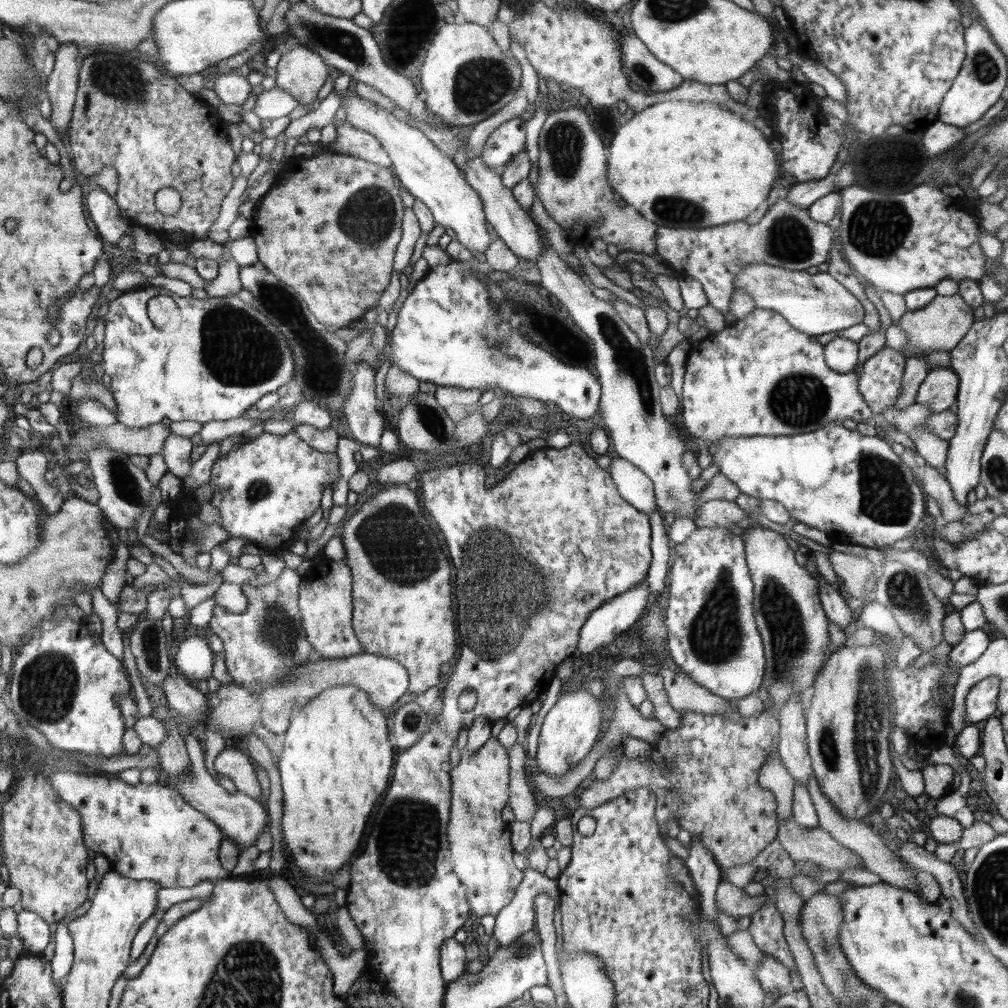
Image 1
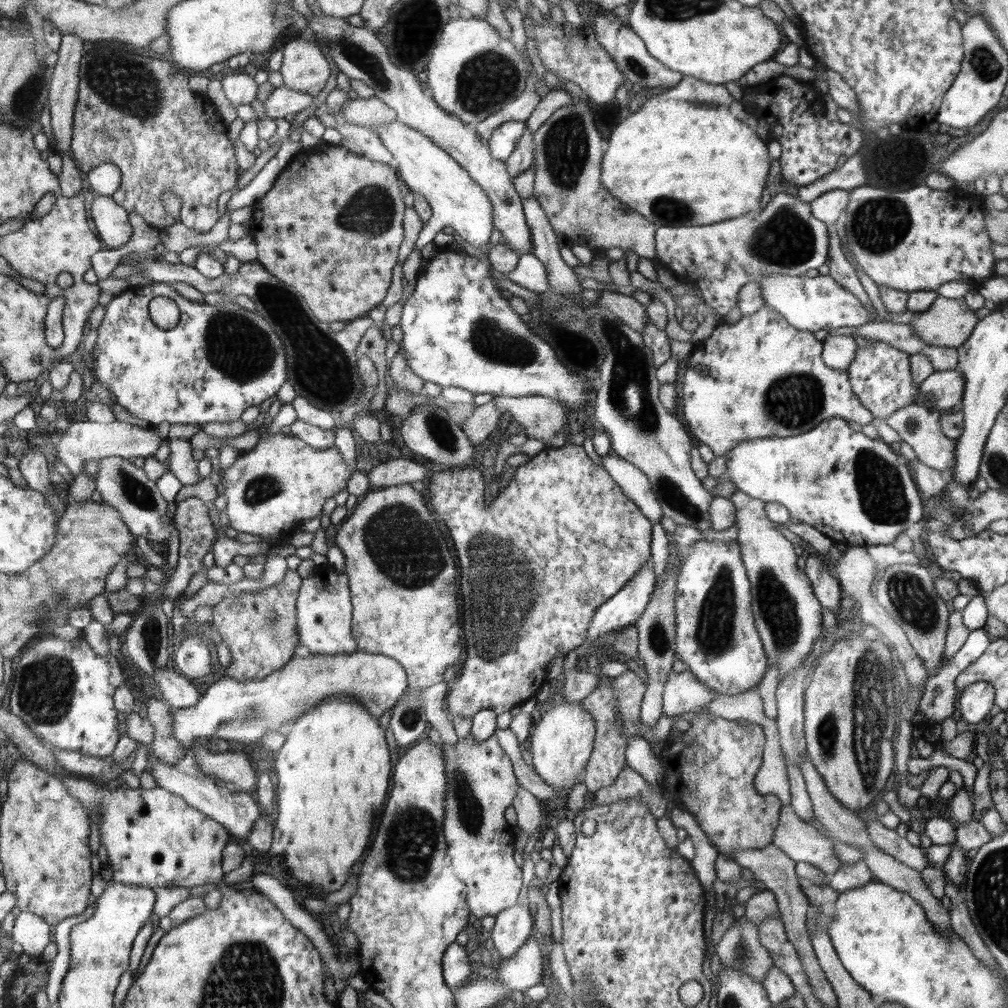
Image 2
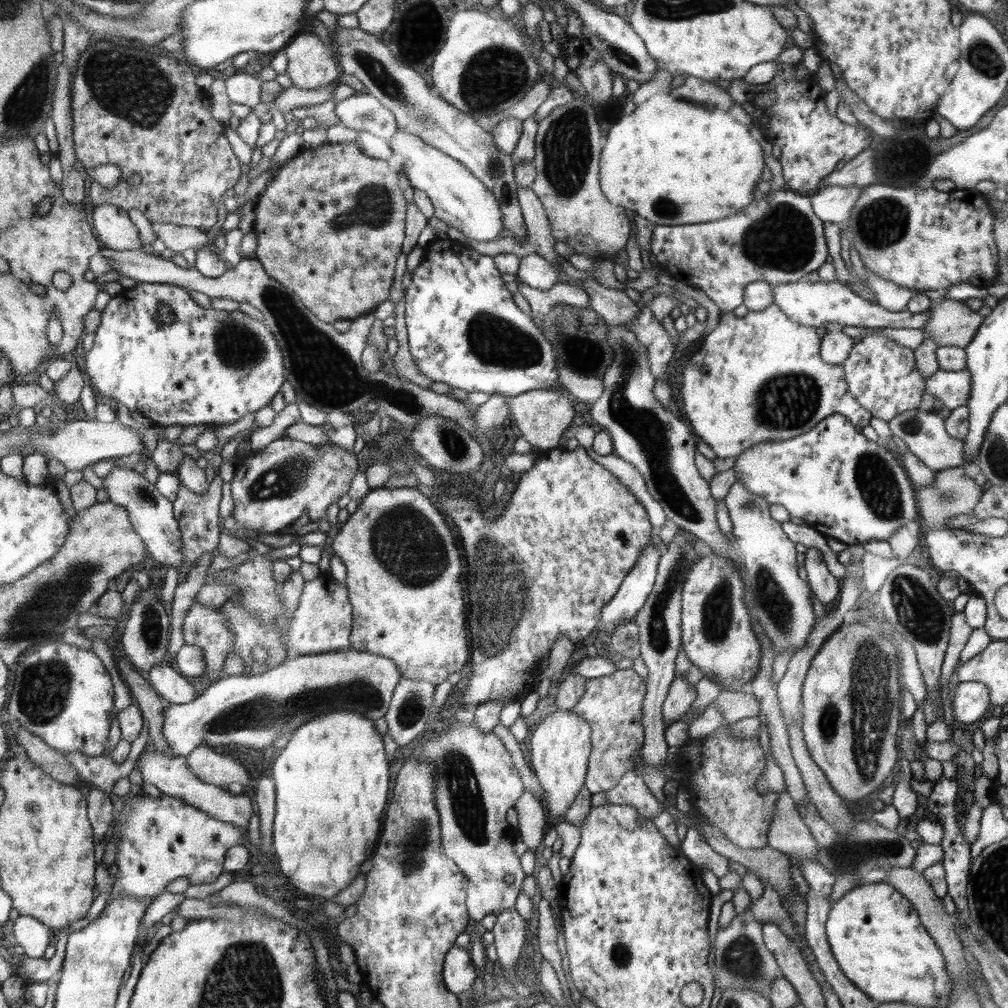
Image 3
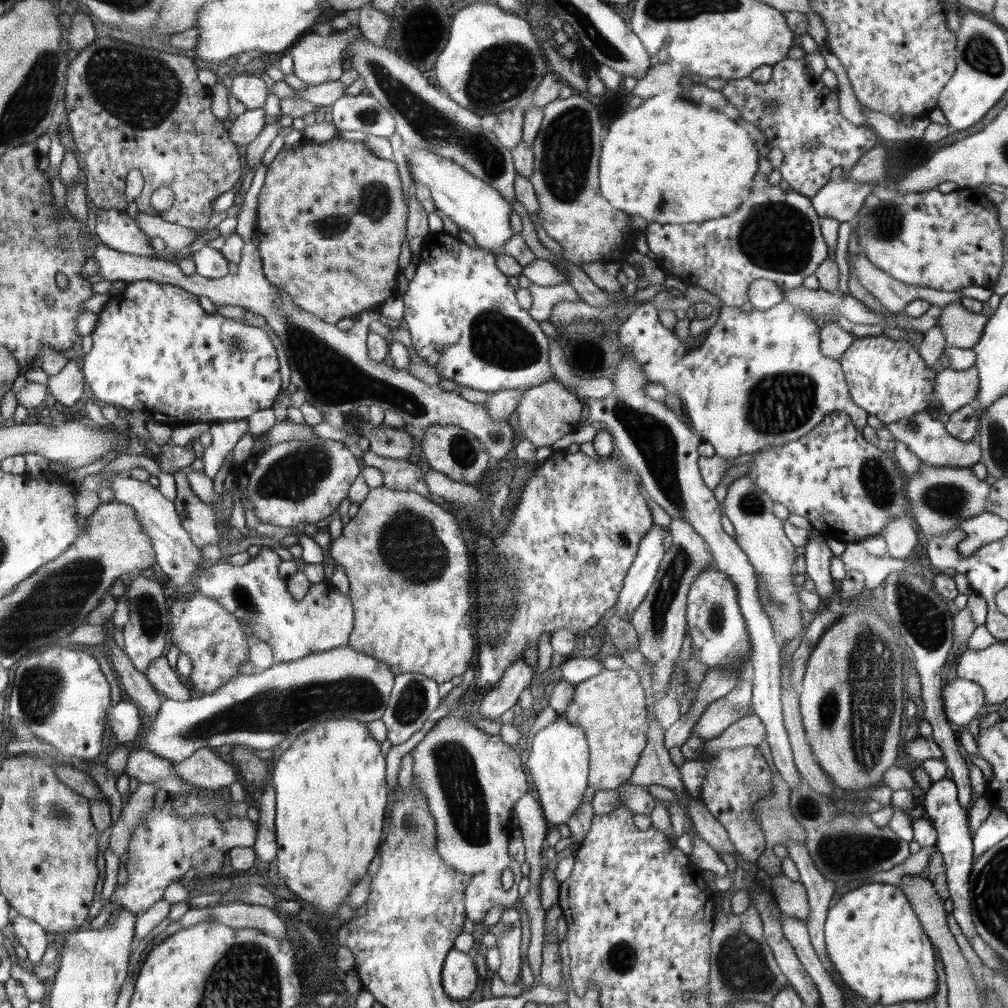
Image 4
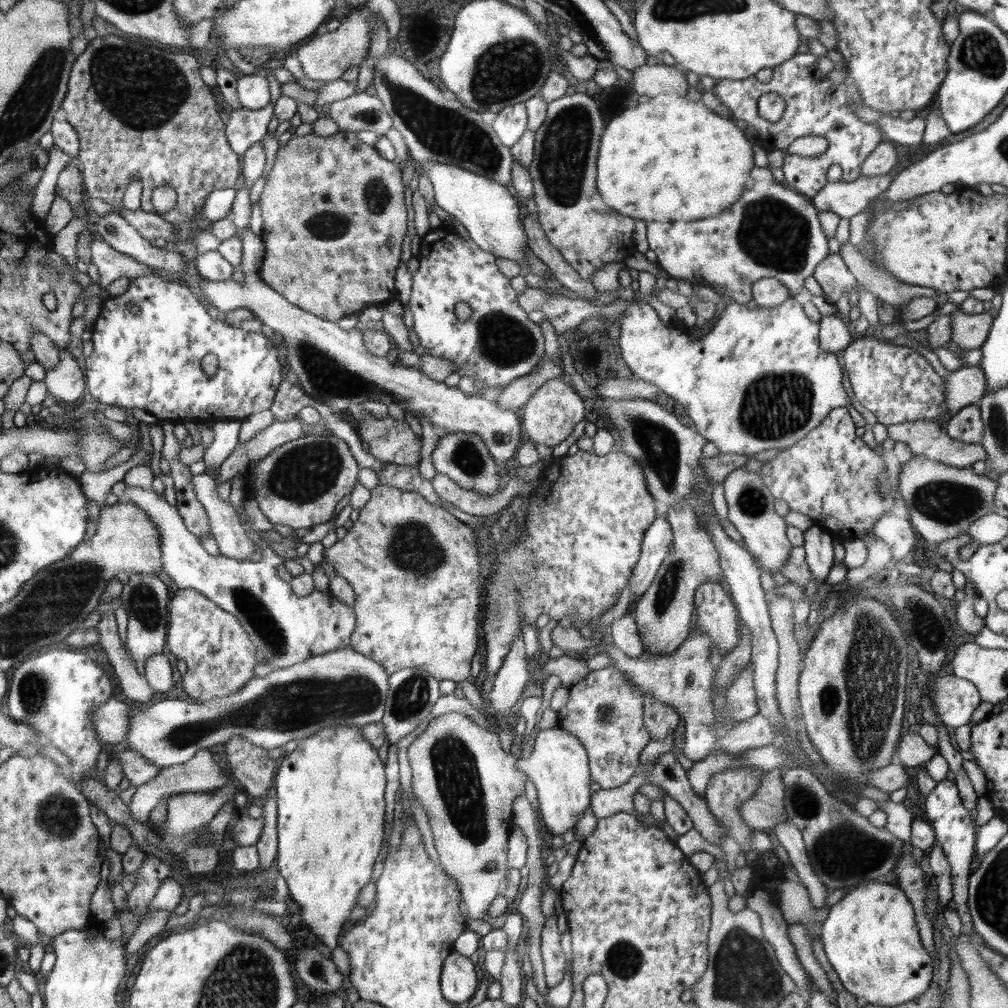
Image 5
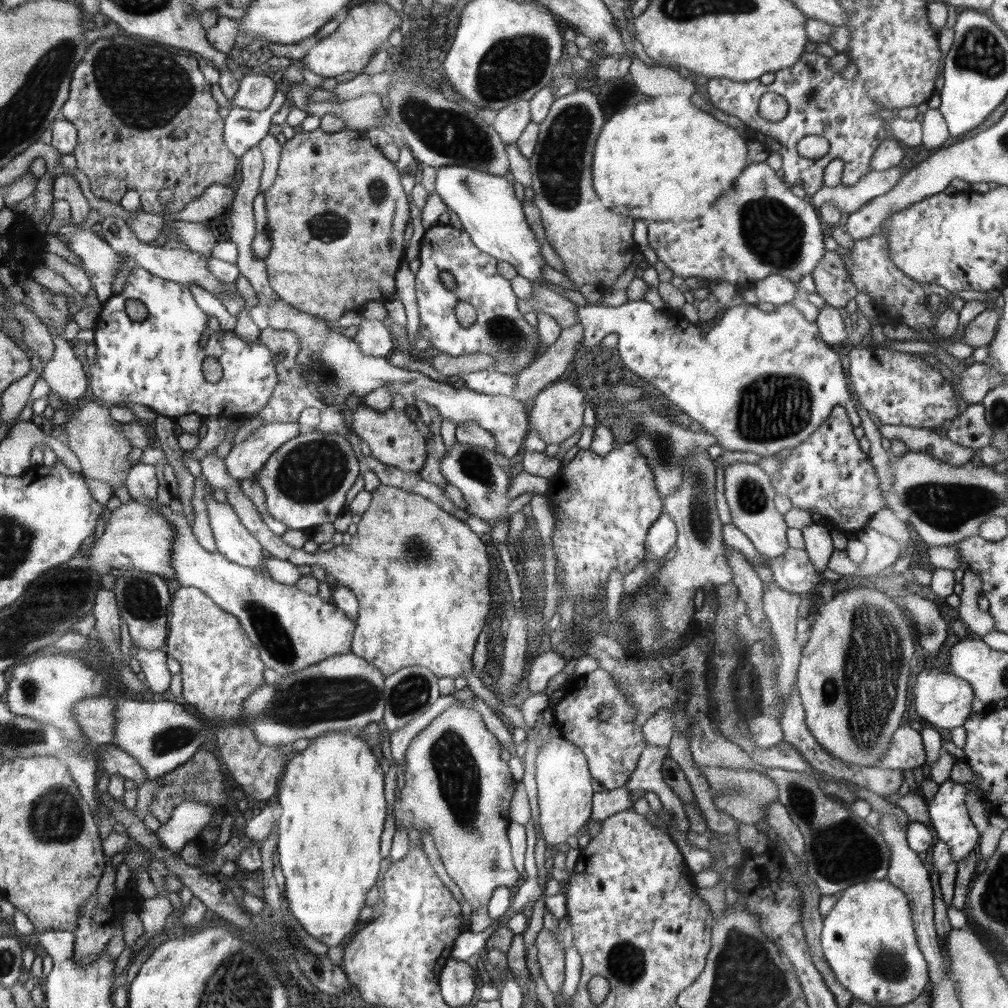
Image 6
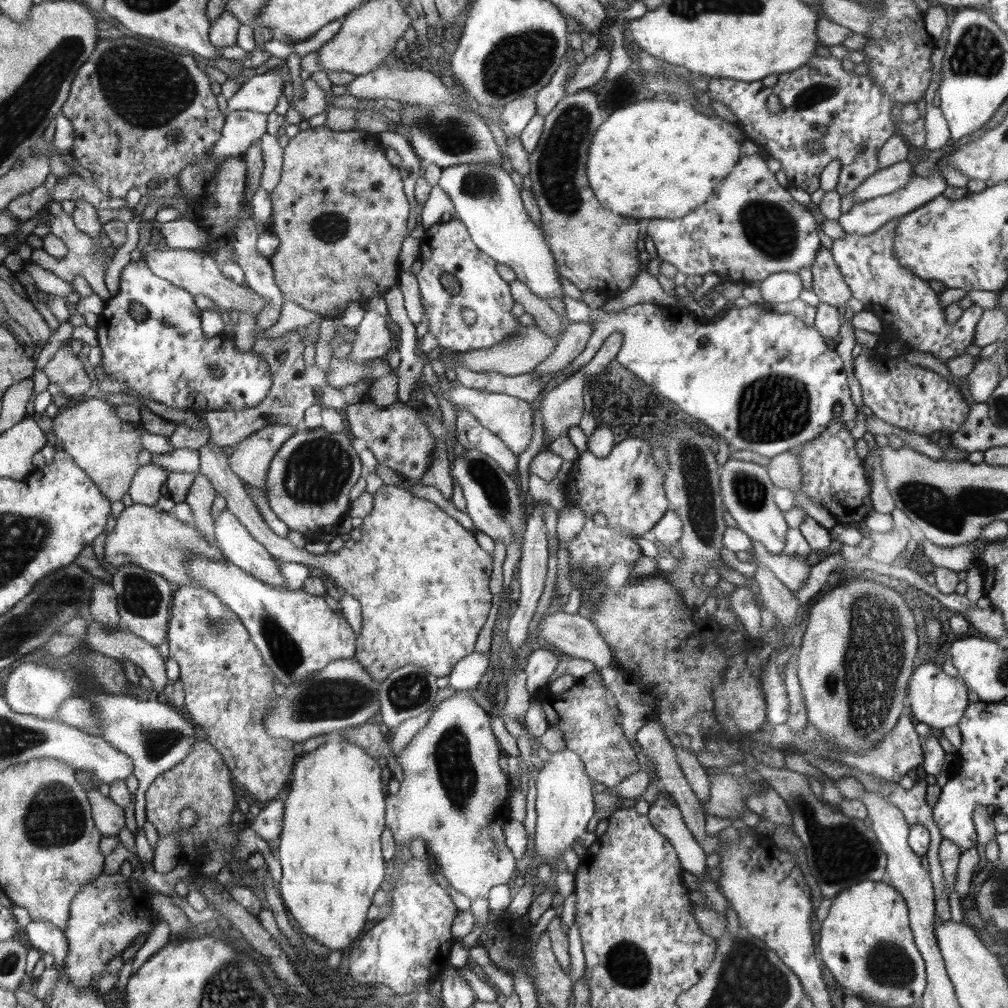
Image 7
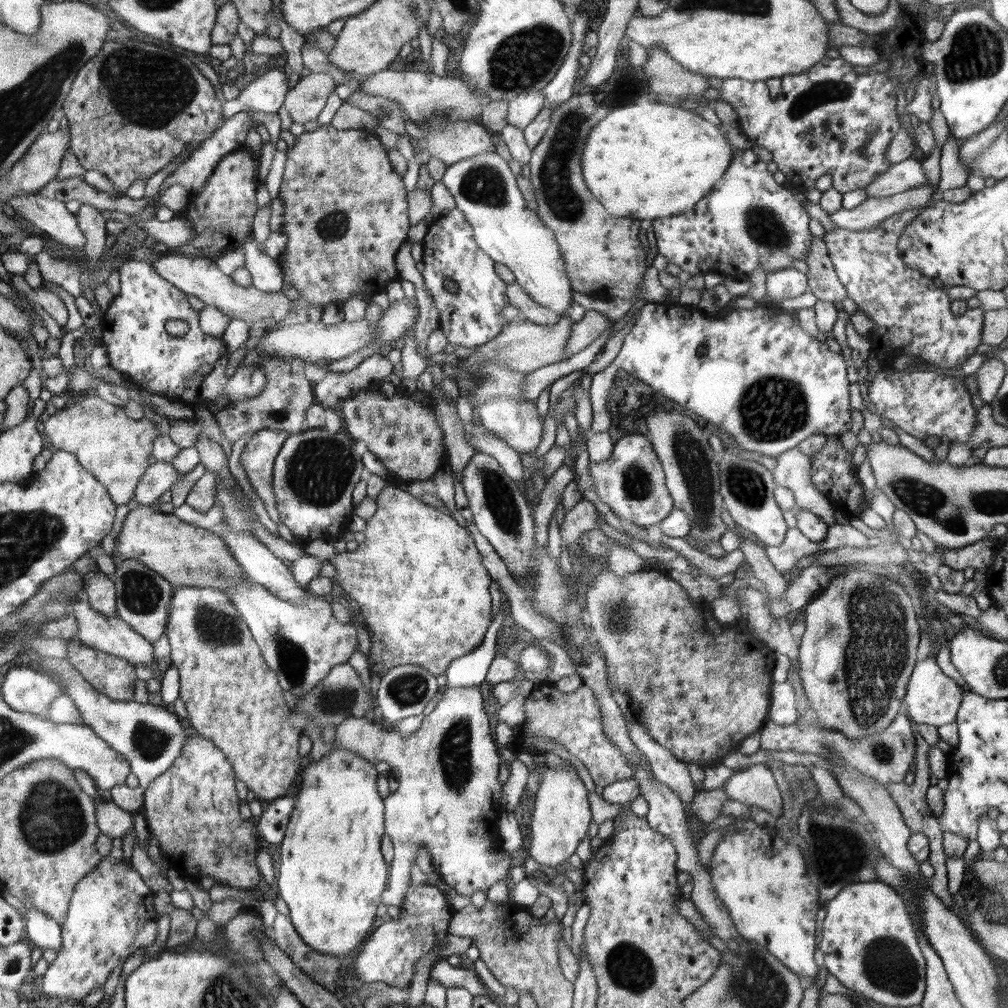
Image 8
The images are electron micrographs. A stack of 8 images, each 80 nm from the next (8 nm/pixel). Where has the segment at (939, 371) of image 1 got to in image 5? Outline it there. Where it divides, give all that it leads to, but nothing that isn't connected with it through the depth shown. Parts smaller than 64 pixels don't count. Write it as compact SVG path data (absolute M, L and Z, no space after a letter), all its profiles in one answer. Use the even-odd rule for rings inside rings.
M980 366L960 367L950 371L945 380L946 408L956 415L962 408L979 403L987 392L987 378Z

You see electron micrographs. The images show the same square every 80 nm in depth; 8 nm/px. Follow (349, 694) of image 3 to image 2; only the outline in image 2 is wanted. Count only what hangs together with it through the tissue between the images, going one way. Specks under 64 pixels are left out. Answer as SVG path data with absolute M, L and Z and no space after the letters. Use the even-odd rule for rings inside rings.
M356 651L352 654L293 656L282 670L264 680L238 682L223 677L201 695L193 707L173 711L172 735L184 749L196 745L196 738L244 744L261 743L268 730L285 731L307 710L318 706L327 696L347 694L372 716L379 718L400 700L407 690L404 668L389 656Z

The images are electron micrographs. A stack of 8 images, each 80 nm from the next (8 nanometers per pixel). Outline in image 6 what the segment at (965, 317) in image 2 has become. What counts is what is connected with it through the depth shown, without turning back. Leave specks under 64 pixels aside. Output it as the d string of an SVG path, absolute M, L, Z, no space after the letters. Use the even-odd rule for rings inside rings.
M984 309L974 320L965 326L962 342L972 348L983 347L990 344L995 337L1000 312L993 309Z

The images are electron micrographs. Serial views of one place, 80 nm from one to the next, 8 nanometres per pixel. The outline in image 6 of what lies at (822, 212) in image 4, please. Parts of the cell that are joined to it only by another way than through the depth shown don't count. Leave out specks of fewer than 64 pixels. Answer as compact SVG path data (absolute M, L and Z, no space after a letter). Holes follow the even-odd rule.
M897 165L884 172L868 172L853 186L844 187L842 184L836 187L824 186L809 199L817 209L822 207L824 202L832 202L840 212L850 214L868 204L870 200L890 192L904 175L902 170L900 165Z

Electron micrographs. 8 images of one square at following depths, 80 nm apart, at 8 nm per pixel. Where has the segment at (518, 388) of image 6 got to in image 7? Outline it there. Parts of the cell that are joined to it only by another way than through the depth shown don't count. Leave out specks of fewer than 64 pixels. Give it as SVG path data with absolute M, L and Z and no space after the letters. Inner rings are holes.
M590 321L569 323L562 330L554 352L530 373L534 373L535 377L543 377L544 375L551 376L562 370L584 350L591 334L592 324Z

